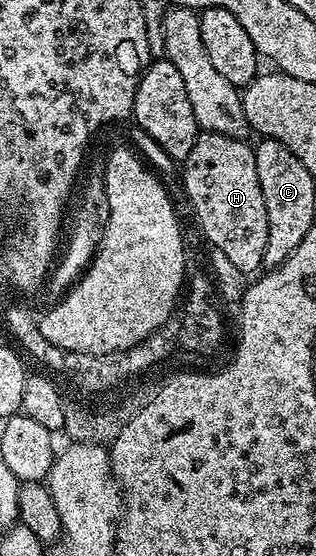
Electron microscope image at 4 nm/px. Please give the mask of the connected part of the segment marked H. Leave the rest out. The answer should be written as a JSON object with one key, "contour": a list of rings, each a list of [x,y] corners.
{"contour":[[[203,133],[181,166],[182,186],[198,217],[198,226],[202,229],[203,236],[211,242],[209,245],[213,249],[228,256],[229,268],[240,268],[242,274],[250,276],[263,269],[264,248],[268,244],[268,212],[264,208],[264,192],[260,192],[260,176],[256,176],[254,146],[248,143],[249,141],[232,136]]]}

